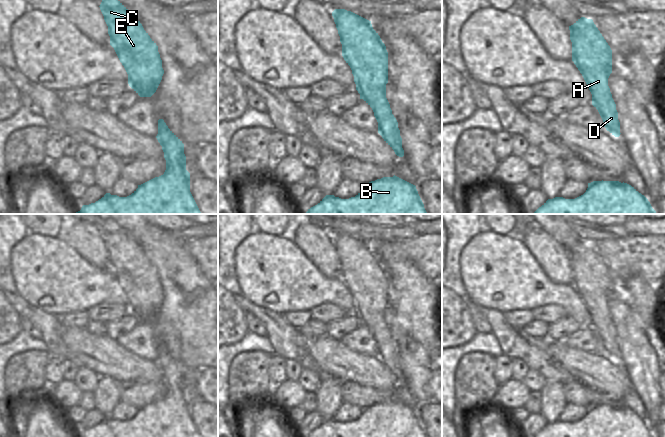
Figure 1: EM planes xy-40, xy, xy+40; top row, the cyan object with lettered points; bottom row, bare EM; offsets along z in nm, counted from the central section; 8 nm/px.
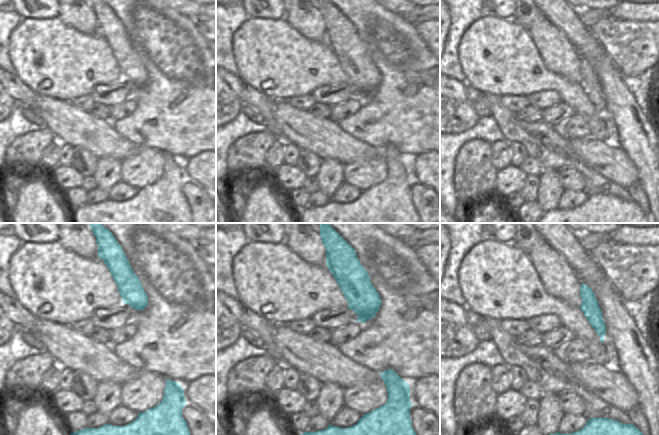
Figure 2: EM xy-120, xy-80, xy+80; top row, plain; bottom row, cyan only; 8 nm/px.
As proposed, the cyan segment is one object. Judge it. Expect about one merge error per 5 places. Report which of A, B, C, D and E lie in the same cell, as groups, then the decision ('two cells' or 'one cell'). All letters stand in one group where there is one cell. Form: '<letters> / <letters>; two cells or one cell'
A B C D E; one cell

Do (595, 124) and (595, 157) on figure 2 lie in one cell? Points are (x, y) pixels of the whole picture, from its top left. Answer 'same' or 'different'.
different

